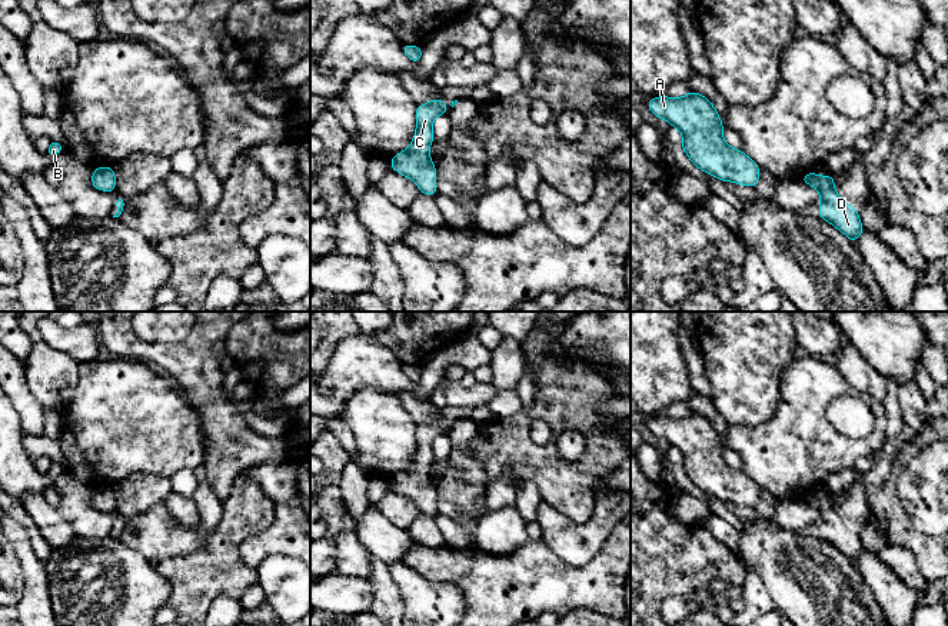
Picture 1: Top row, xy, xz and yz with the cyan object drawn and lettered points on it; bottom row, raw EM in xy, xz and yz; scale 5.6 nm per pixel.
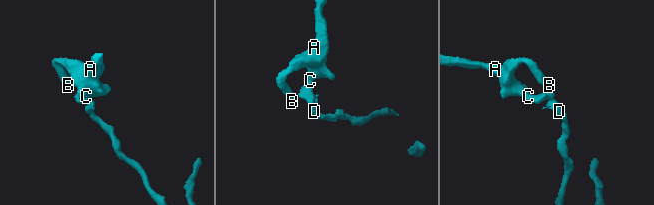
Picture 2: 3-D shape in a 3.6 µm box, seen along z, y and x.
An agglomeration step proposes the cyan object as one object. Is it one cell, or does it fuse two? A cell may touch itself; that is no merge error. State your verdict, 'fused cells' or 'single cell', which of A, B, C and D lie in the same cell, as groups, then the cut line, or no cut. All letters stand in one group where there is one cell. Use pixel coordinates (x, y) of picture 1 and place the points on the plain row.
fused cells | A B C / D | yz (832, 506), (820, 510)

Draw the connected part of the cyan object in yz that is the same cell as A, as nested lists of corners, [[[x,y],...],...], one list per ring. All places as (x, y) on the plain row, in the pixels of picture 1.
[[[689,412],[681,419],[659,416],[651,419],[646,426],[658,439],[665,439],[671,446],[681,450],[683,460],[682,470],[703,493],[712,495],[722,502],[756,507],[759,486],[739,469],[732,469],[725,463],[722,440],[709,419],[699,413]]]

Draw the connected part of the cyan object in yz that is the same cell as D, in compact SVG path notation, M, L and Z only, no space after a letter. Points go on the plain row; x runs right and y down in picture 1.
M834 507L819 510L819 529L822 530L818 537L835 546L842 552L852 563L864 552L858 532L854 526L846 525Z

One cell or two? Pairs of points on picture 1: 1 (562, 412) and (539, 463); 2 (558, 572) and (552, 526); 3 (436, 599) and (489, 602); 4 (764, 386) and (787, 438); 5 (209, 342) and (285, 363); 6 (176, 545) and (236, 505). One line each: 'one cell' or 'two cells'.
1: one cell
2: two cells
3: two cells
4: two cells
5: two cells
6: one cell

